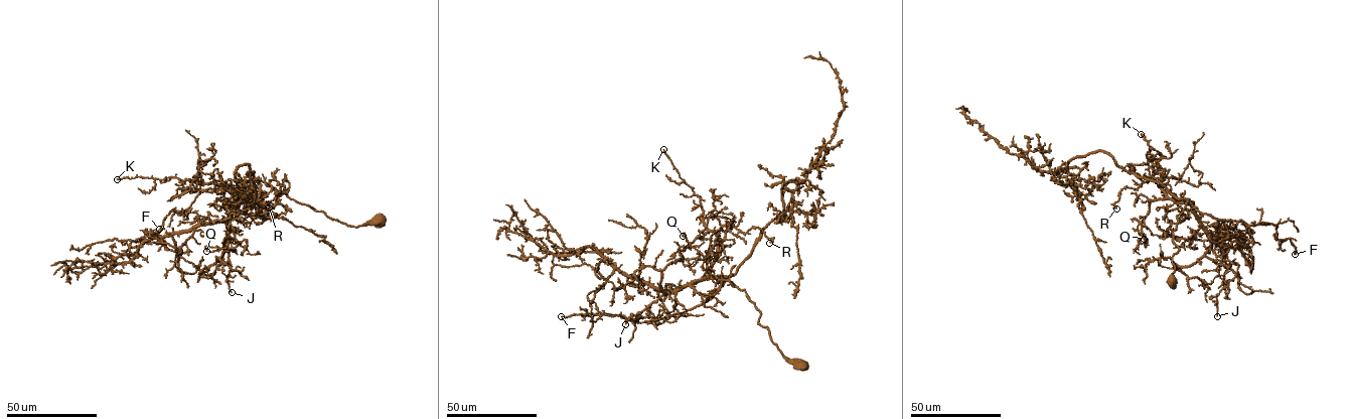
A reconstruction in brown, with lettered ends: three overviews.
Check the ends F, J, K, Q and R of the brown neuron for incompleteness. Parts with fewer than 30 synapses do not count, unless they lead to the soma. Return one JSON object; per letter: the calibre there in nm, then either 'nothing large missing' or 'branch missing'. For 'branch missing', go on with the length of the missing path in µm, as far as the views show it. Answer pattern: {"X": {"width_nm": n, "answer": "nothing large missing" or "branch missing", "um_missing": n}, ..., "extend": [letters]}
{"F": {"width_nm": 140, "answer": "nothing large missing"}, "J": {"width_nm": 140, "answer": "nothing large missing"}, "K": {"width_nm": 170, "answer": "branch missing", "um_missing": 25}, "Q": {"width_nm": 110, "answer": "nothing large missing"}, "R": {"width_nm": 140, "answer": "nothing large missing"}, "extend": ["K"]}

